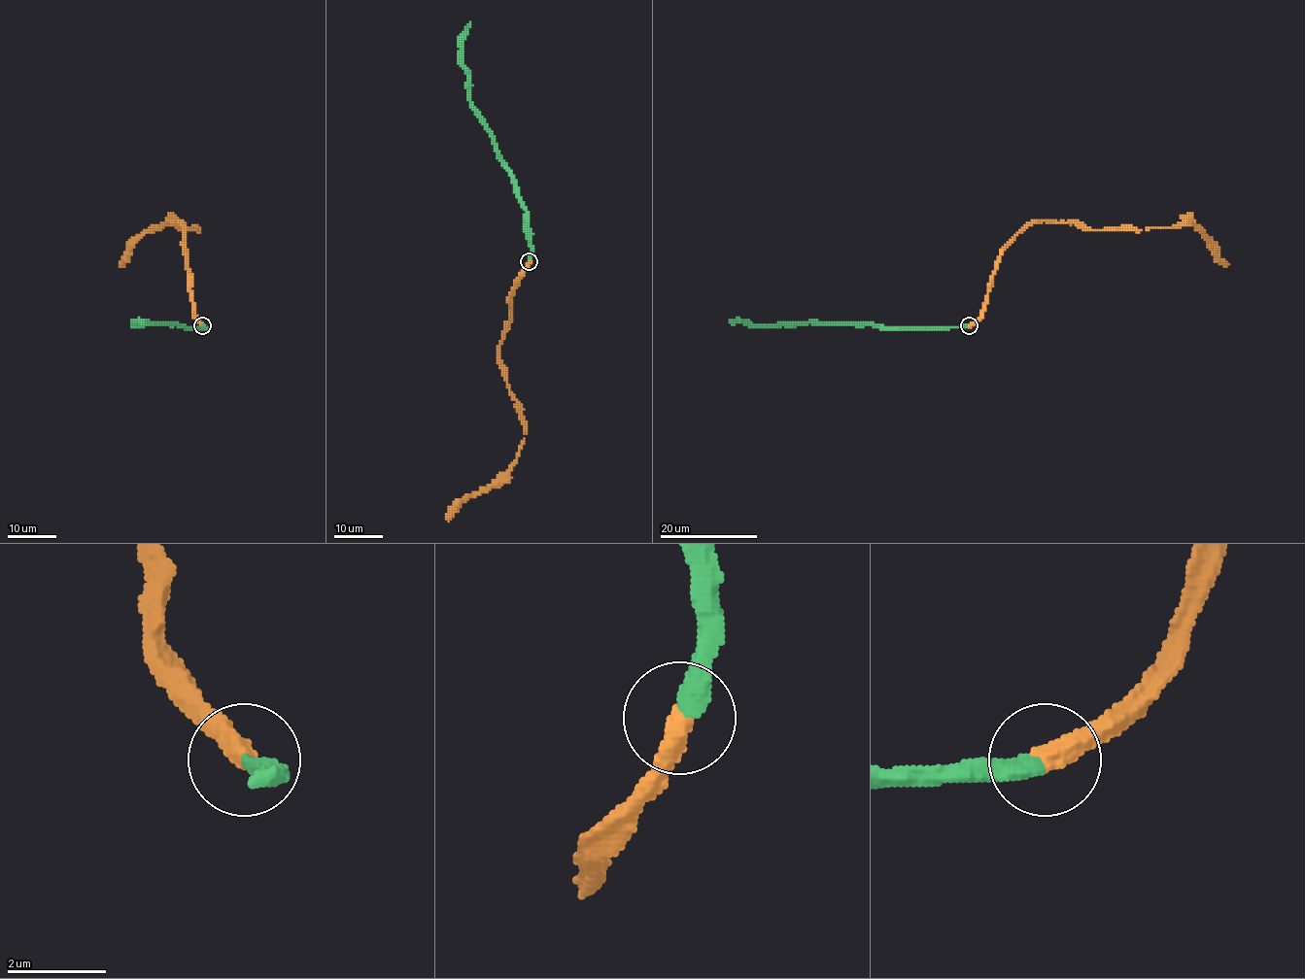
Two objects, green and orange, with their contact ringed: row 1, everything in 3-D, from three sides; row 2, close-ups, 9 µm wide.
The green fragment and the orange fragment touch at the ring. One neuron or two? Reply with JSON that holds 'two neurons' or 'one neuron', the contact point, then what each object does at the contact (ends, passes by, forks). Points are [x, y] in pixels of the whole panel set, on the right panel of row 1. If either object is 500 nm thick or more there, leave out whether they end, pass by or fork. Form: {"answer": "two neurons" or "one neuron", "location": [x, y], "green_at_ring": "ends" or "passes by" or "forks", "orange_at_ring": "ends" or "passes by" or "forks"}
{"answer": "one neuron", "location": [969, 325], "green_at_ring": "ends", "orange_at_ring": "ends"}

